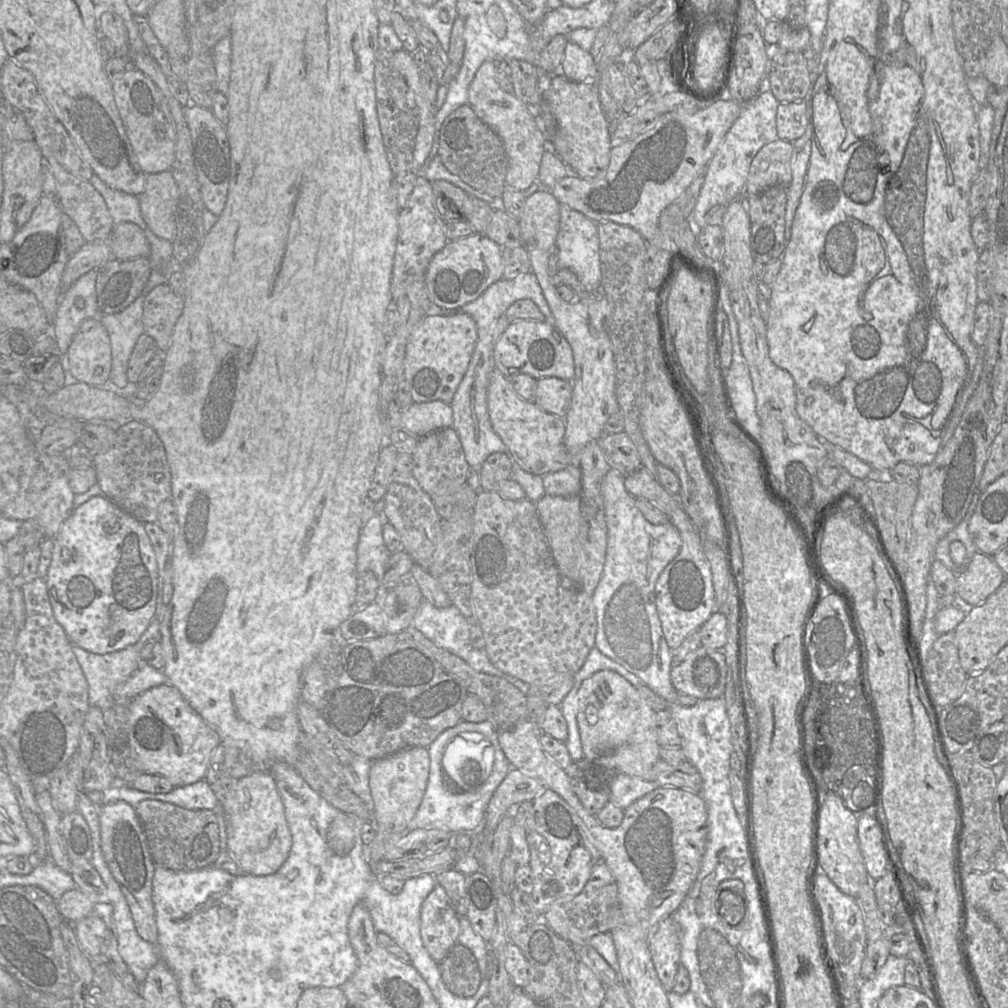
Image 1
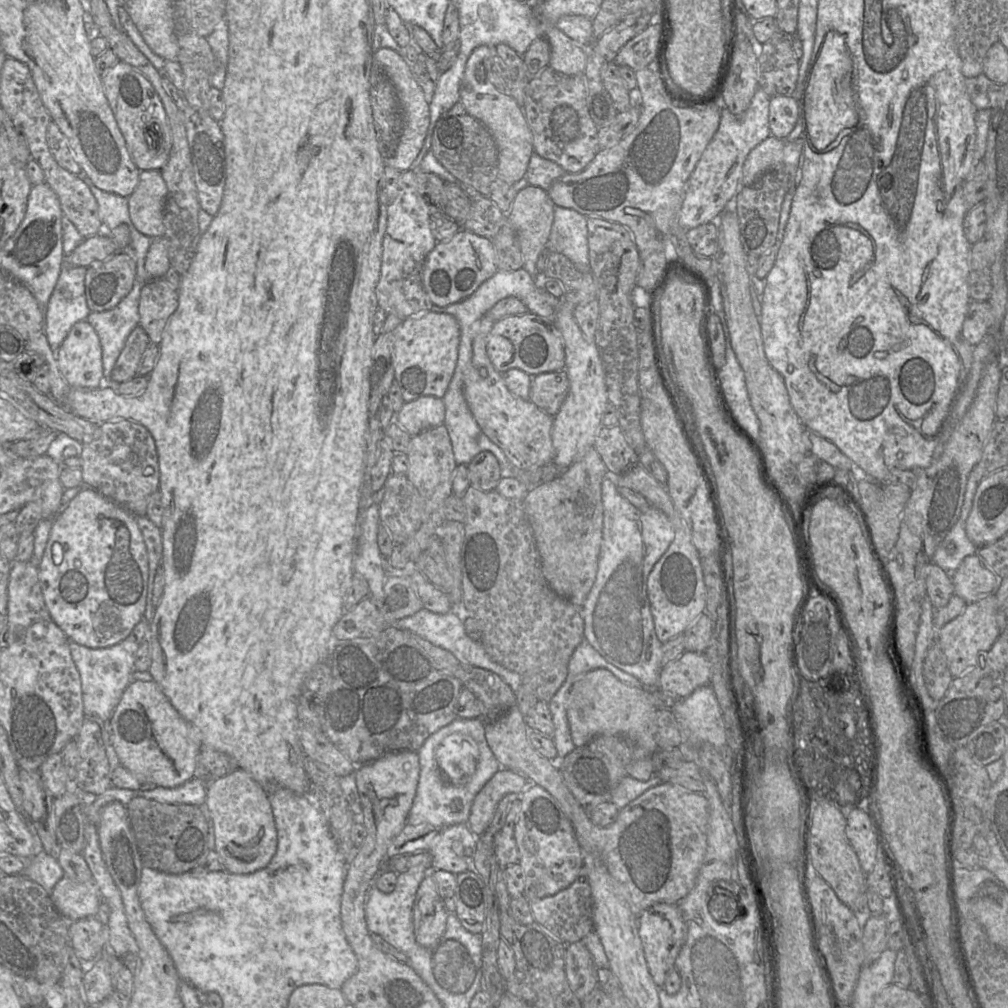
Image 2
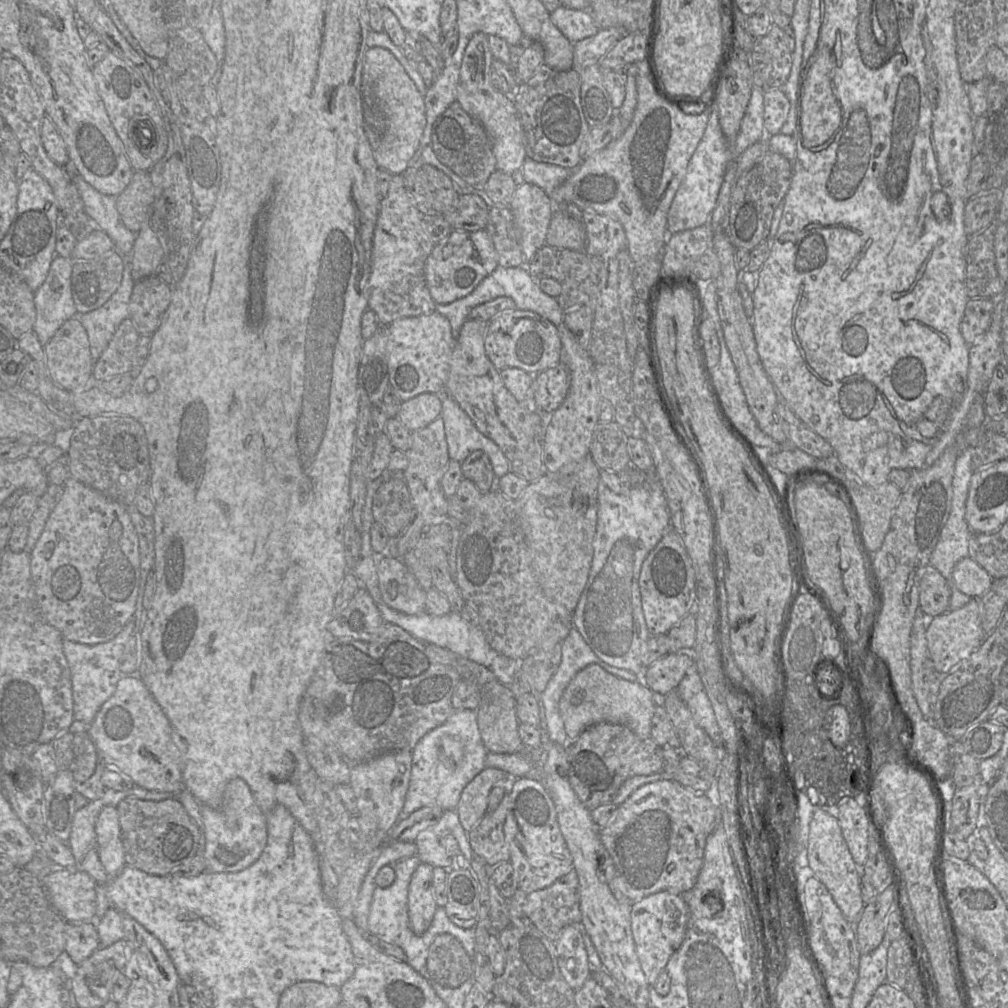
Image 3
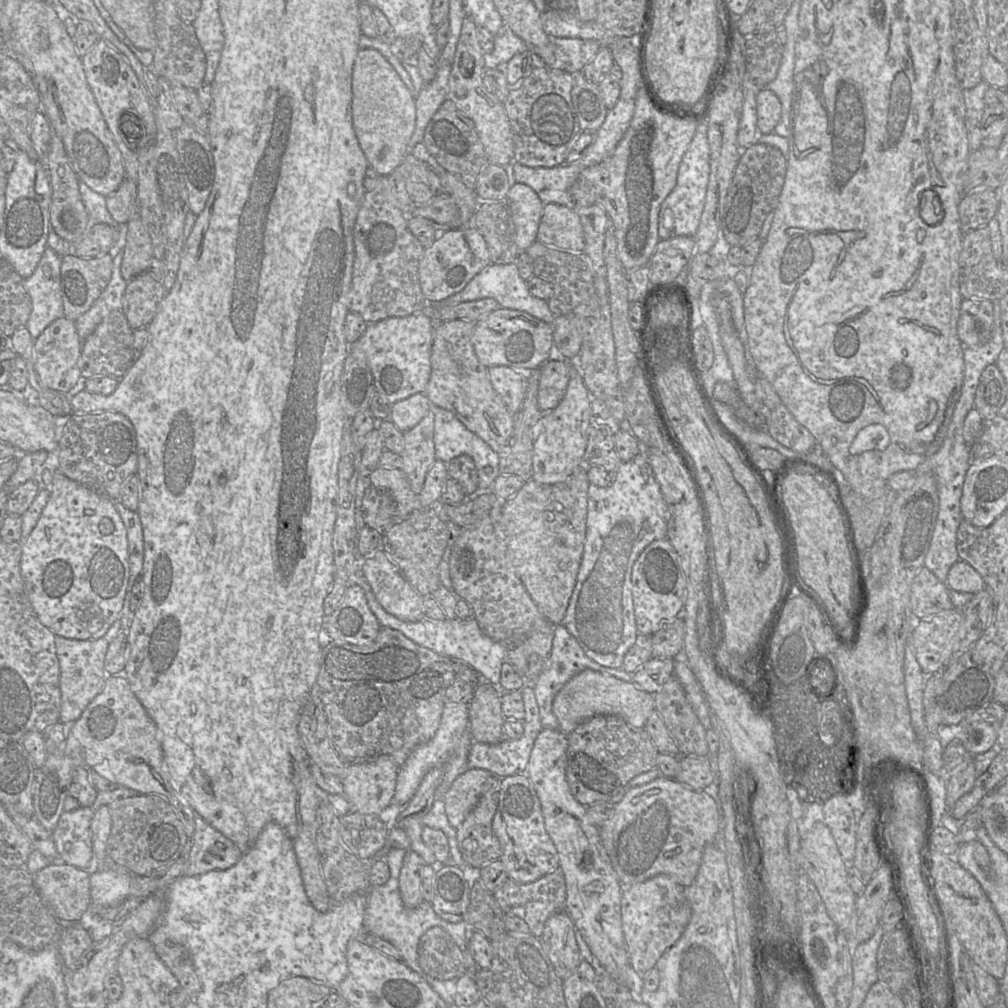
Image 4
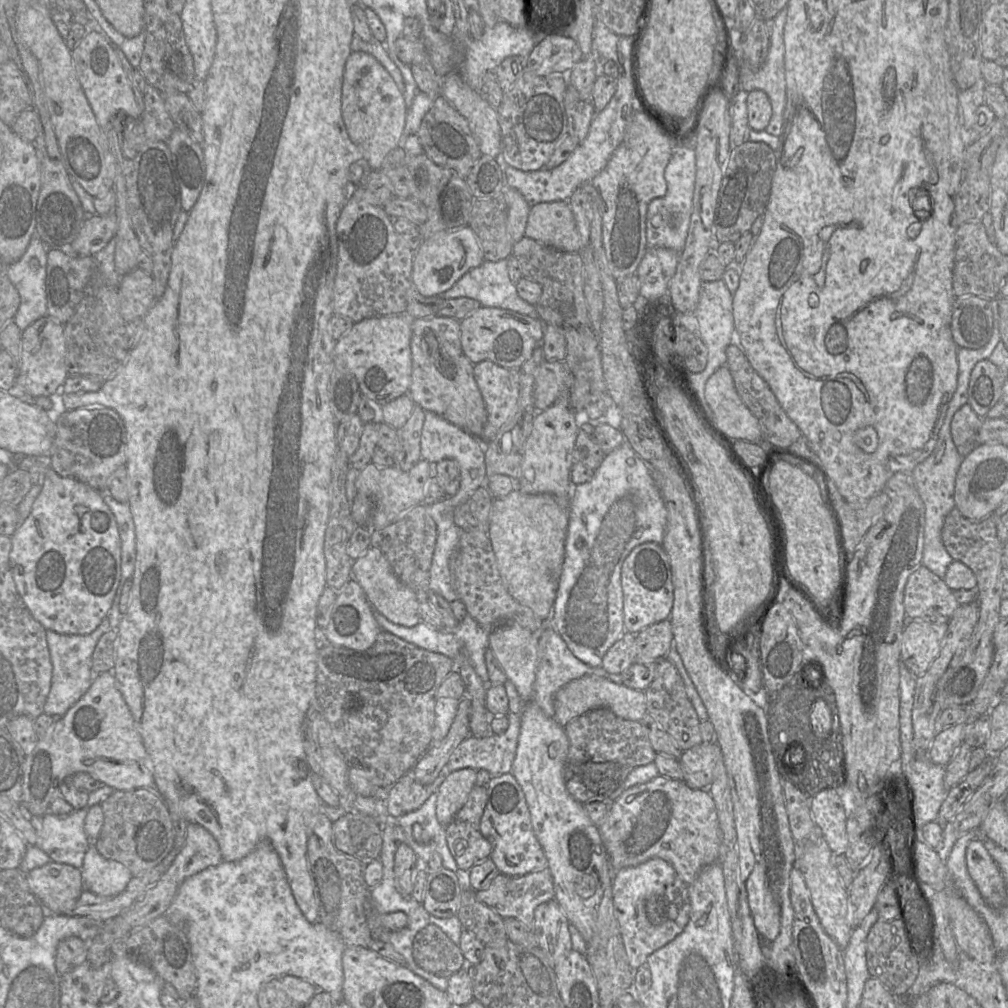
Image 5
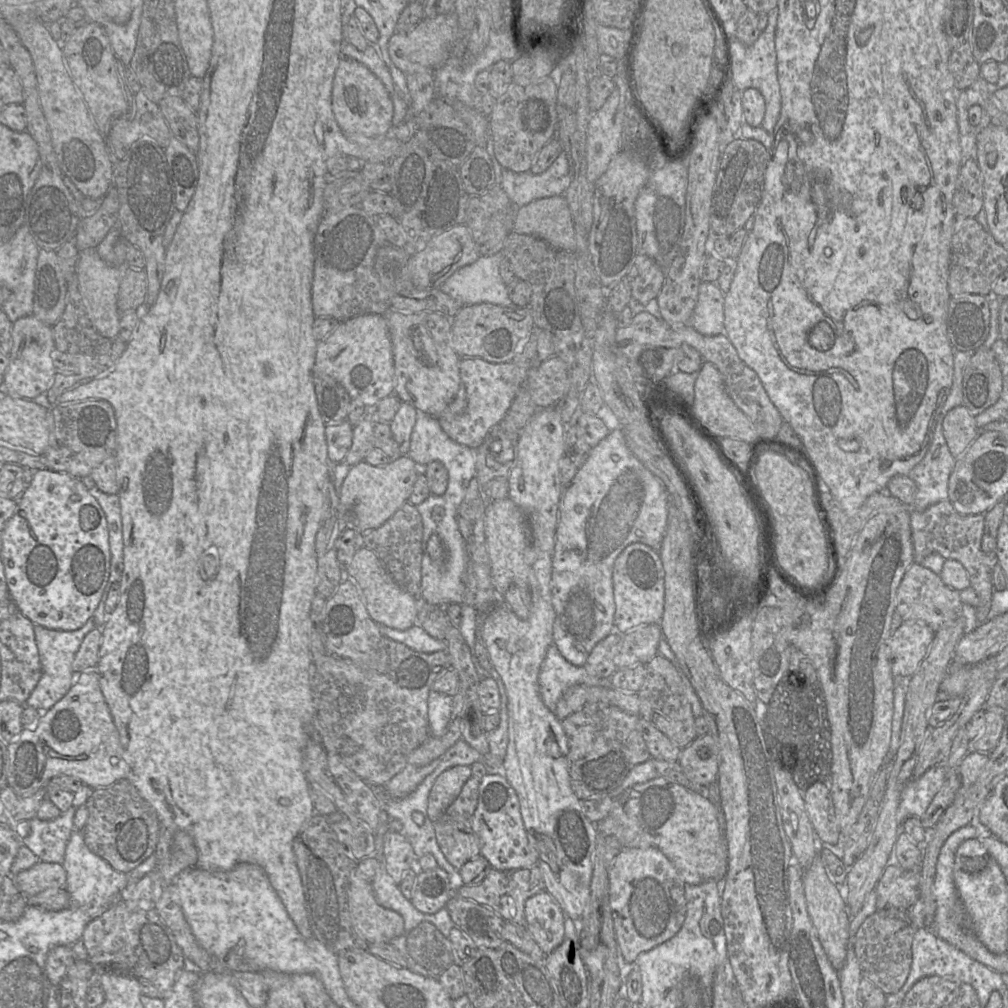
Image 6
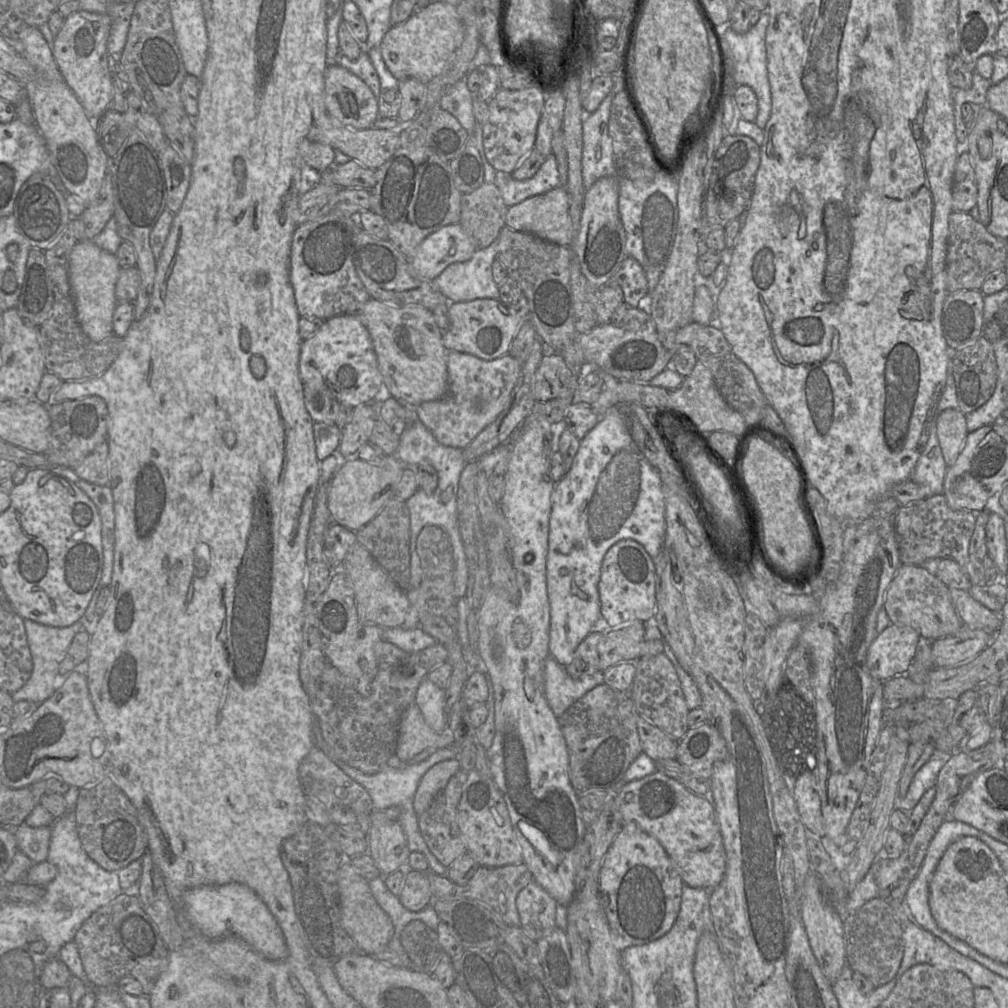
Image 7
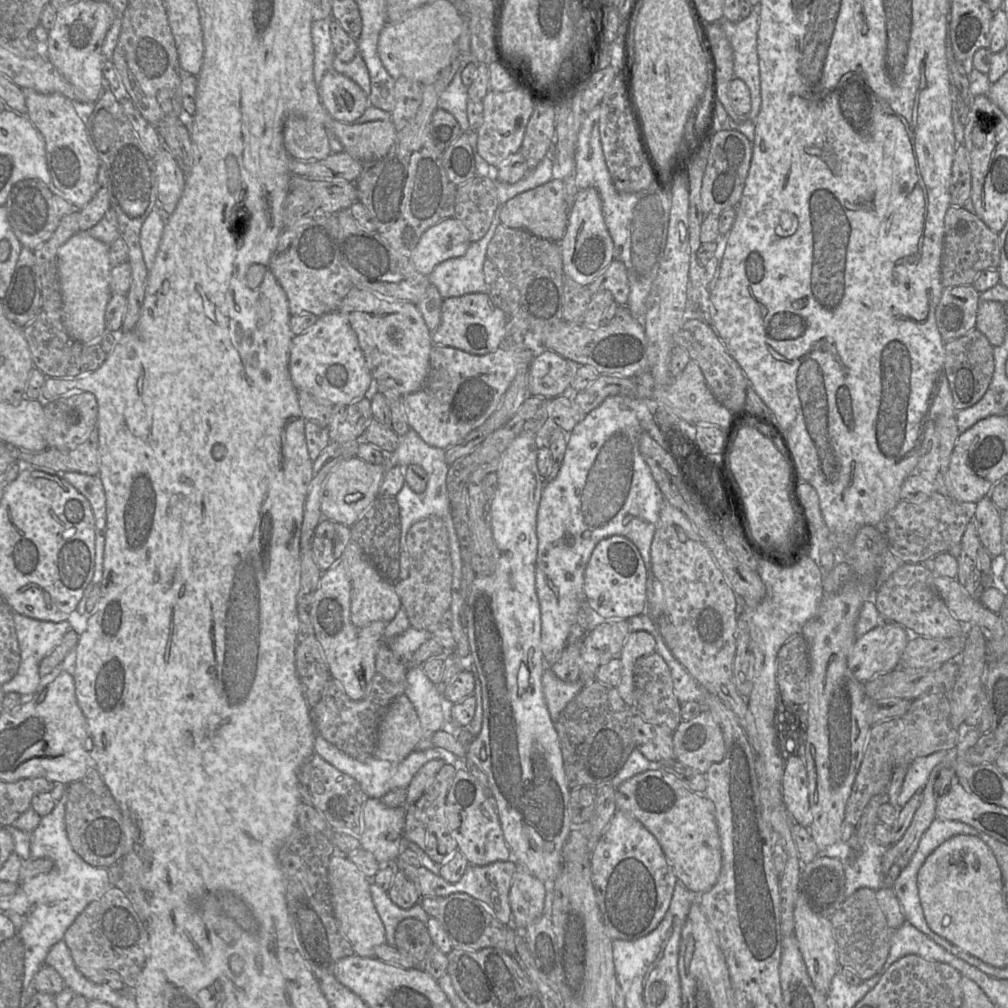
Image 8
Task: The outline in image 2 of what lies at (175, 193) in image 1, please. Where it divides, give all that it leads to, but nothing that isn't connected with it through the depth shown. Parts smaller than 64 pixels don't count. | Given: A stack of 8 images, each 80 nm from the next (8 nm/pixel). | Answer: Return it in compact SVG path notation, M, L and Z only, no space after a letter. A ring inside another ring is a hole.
M159 170L140 171L139 183L128 197L130 219L140 233L163 238L167 195L168 189Z

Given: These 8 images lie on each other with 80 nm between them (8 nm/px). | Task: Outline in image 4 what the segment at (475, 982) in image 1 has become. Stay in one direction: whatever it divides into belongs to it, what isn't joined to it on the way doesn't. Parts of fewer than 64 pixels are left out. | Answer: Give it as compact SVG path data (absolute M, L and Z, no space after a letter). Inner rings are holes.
M431 927L420 938L418 962L423 972L438 980L457 980L468 973L464 951L441 927Z

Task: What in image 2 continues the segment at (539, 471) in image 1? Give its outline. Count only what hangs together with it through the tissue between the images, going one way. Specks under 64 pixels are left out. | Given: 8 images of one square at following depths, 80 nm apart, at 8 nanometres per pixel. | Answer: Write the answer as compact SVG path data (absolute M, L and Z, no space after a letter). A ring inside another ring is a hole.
M484 316L478 320L478 329L472 342L472 359L463 379L466 402L476 422L487 437L522 470L543 467L553 462L554 448L551 439L553 416L537 407L530 399L513 395L505 385L487 355L487 337L495 321Z

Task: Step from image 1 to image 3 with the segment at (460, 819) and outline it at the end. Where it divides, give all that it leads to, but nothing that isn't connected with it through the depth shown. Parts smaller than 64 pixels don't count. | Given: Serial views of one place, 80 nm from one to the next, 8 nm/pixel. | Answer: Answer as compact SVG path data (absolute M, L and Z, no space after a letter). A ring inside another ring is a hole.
M453 710L442 725L428 732L411 750L411 776L399 820L425 806L455 810L463 789L486 768L488 753L479 732L476 711Z

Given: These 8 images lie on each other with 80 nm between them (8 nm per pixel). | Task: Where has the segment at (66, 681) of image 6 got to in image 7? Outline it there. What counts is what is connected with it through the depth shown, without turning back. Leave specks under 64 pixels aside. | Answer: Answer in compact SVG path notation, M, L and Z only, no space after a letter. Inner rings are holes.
M24 619L27 640L32 655L33 670L28 681L16 692L12 693L13 700L27 700L42 703L47 700L60 685L59 666L65 658L67 650L78 632L84 630L80 621L68 627L53 627Z

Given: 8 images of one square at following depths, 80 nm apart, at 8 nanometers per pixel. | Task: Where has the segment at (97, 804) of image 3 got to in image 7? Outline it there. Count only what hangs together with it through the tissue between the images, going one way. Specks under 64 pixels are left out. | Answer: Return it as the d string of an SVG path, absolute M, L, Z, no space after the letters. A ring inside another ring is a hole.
M23 823L13 830L18 850L27 855L34 863L47 861L51 839L51 828L33 828Z

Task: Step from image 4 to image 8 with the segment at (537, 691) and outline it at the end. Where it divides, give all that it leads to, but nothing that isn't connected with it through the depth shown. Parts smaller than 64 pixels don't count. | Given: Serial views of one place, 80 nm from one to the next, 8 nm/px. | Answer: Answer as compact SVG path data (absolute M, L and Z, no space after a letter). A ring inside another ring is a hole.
M546 663L546 668L542 677L542 689L550 717L554 722L556 722L566 706L582 691L584 685L579 683L567 683L560 680L548 665L549 664Z

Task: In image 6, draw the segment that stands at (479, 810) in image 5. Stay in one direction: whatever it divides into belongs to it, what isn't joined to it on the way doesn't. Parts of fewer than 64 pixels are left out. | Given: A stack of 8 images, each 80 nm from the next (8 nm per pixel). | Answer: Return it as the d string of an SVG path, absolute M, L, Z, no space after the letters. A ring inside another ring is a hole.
M471 776L458 797L434 822L437 843L457 870L480 855L481 841L471 826L478 804L479 785L479 780Z

